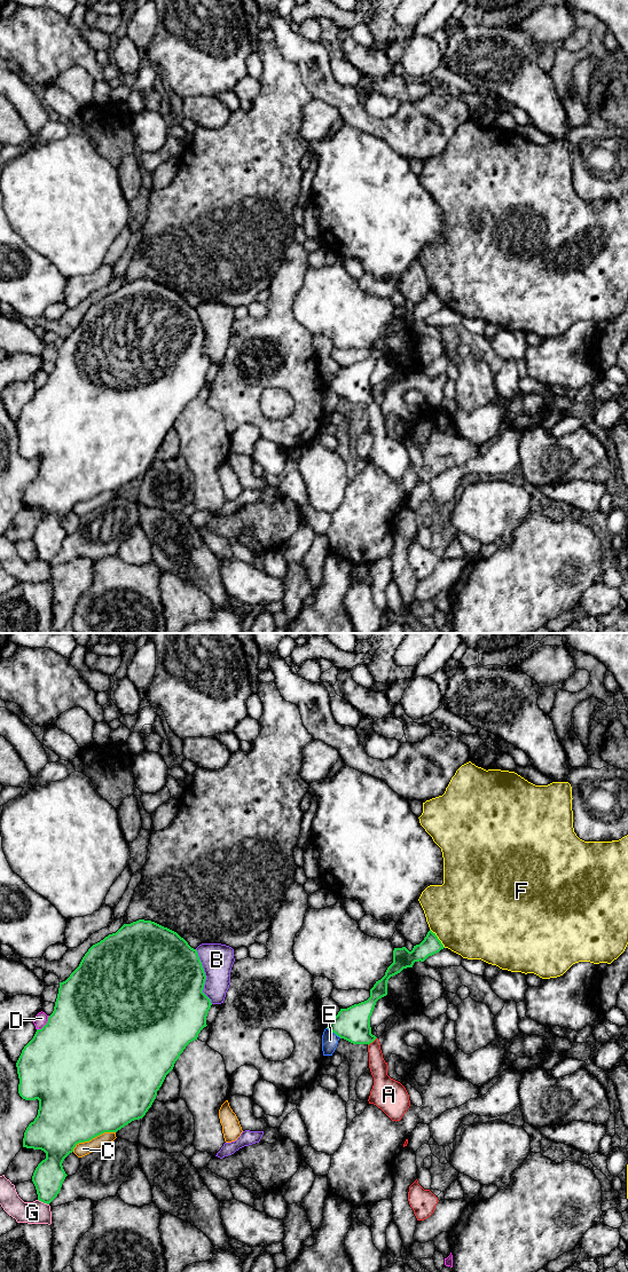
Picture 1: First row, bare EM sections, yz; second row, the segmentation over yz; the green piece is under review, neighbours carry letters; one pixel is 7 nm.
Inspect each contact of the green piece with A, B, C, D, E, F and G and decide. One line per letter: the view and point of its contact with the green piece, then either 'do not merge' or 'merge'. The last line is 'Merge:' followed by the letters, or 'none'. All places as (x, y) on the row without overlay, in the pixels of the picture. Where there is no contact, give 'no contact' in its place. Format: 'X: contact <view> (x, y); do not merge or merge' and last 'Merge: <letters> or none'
A: contact yz (371, 401); merge
B: contact yz (205, 336); do not merge
C: contact yz (92, 497); do not merge
D: contact yz (46, 382); do not merge
E: contact yz (334, 390); do not merge
F: contact yz (437, 297); do not merge
G: contact yz (44, 561); do not merge
Merge: A

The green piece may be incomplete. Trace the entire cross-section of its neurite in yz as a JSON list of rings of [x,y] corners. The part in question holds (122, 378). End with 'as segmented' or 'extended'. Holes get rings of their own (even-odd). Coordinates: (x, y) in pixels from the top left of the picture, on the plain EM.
[[[139,278],[131,283],[124,283],[116,292],[109,293],[93,303],[83,316],[79,325],[65,340],[60,341],[53,372],[48,376],[47,382],[41,388],[37,388],[33,397],[24,405],[16,421],[19,455],[25,459],[39,459],[38,474],[26,487],[23,497],[23,506],[41,508],[46,512],[46,518],[38,523],[32,535],[39,560],[49,563],[60,552],[68,535],[62,522],[73,511],[77,503],[89,500],[104,491],[117,491],[132,480],[146,474],[156,458],[157,450],[166,434],[173,428],[180,413],[190,401],[197,398],[201,389],[207,385],[206,376],[212,362],[203,351],[205,339],[206,334],[196,308],[191,307],[176,291],[155,281]]]; as segmented

